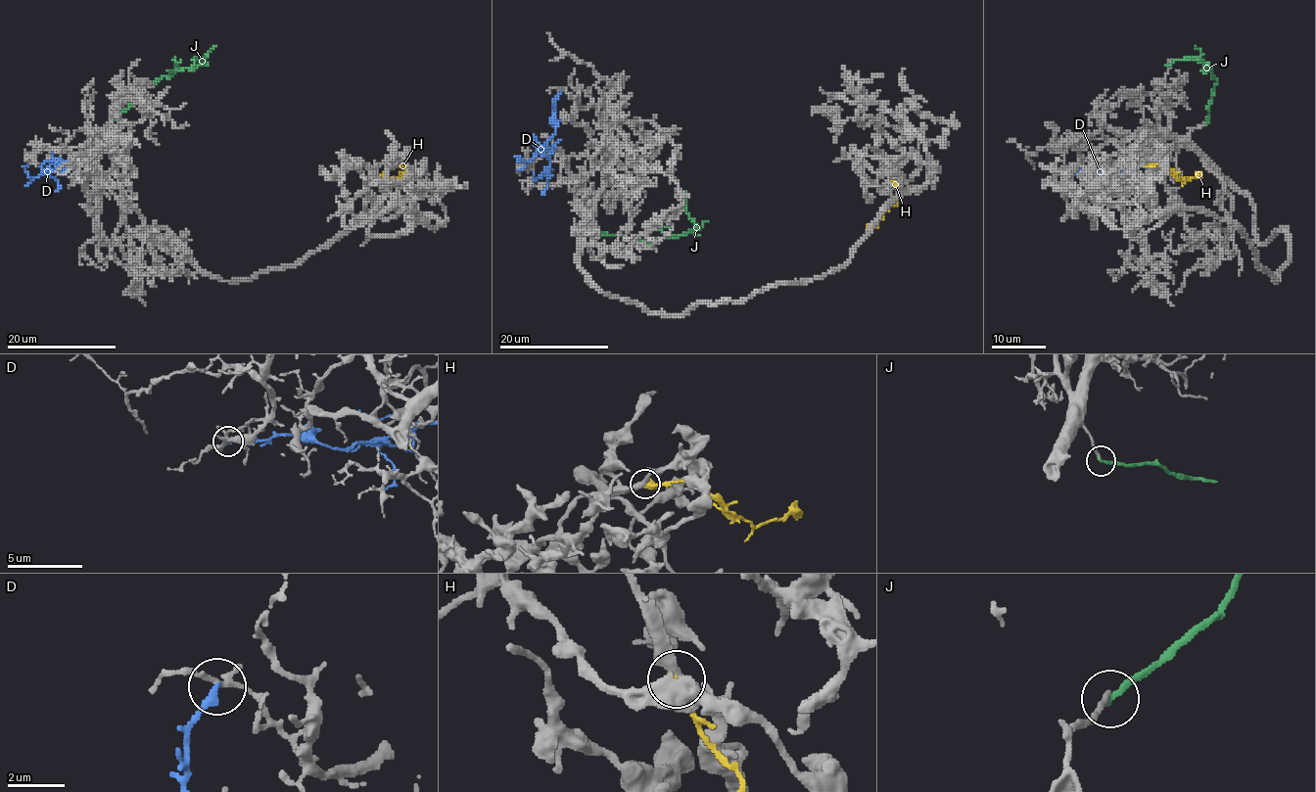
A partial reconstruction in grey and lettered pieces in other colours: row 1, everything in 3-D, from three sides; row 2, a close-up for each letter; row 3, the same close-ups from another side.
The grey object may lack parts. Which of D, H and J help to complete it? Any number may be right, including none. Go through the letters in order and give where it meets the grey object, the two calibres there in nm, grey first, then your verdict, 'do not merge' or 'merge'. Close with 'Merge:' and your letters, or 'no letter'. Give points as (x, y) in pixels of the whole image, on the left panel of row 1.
D: (69, 171) | 160/280 nm | do not merge
H: (396, 164) | 340/500 nm | do not merge
J: (109, 122) | 200/220 nm | do not merge
Merge: no letter

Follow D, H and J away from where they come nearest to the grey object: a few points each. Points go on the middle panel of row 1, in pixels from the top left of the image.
D: (561, 91), (554, 108), (556, 132), (543, 147), (543, 156), (549, 161), (549, 174), (542, 194)
H: (888, 170), (900, 194), (875, 222), (868, 226)
J: (601, 233), (622, 234), (647, 244), (657, 239), (682, 236), (695, 226), (685, 212), (687, 192)

